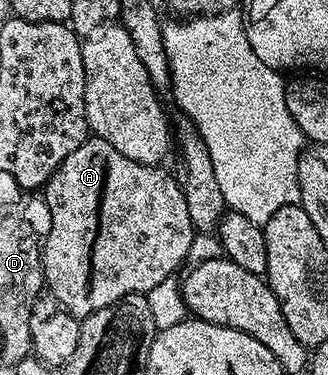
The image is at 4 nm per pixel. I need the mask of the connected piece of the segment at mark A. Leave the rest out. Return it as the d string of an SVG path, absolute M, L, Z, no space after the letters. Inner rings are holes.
M88 137L87 141L81 144L81 148L77 148L77 152L69 152L69 156L65 156L65 160L53 172L47 185L42 187L42 194L44 200L47 201L47 214L51 217L51 227L47 230L47 239L42 239L41 242L43 281L50 297L56 298L74 318L80 320L87 318L93 312L121 300L127 294L145 296L150 290L157 288L157 284L161 284L166 278L172 277L176 273L174 270L183 261L188 261L191 245L197 231L195 225L189 220L189 208L183 195L182 185L176 179L174 182L159 166L142 166L129 160L129 156L121 156L121 152L117 152L117 148L113 148L113 144L109 144L104 138Z

